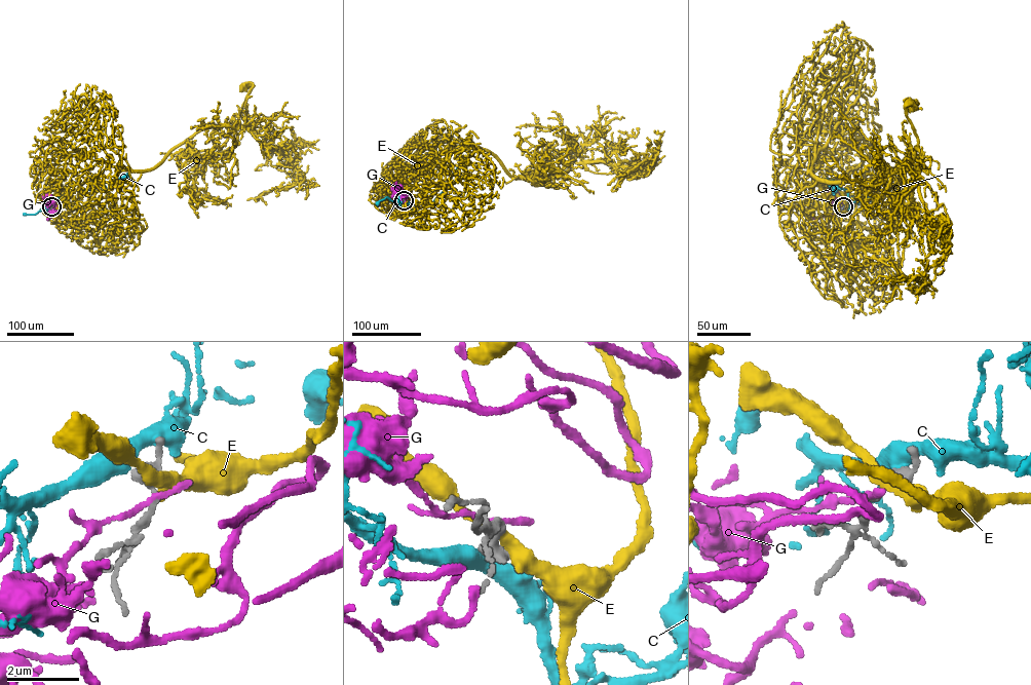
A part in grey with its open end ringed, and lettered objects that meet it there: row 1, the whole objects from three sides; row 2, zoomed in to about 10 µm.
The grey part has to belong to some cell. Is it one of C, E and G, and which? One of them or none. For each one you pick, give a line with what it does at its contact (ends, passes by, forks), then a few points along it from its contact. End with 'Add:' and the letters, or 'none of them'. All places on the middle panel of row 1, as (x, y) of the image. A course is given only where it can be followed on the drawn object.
C: it passes by; it runs (404, 200), (410, 208), (422, 211), (452, 181), (448, 180), (464, 157)
Add: C

